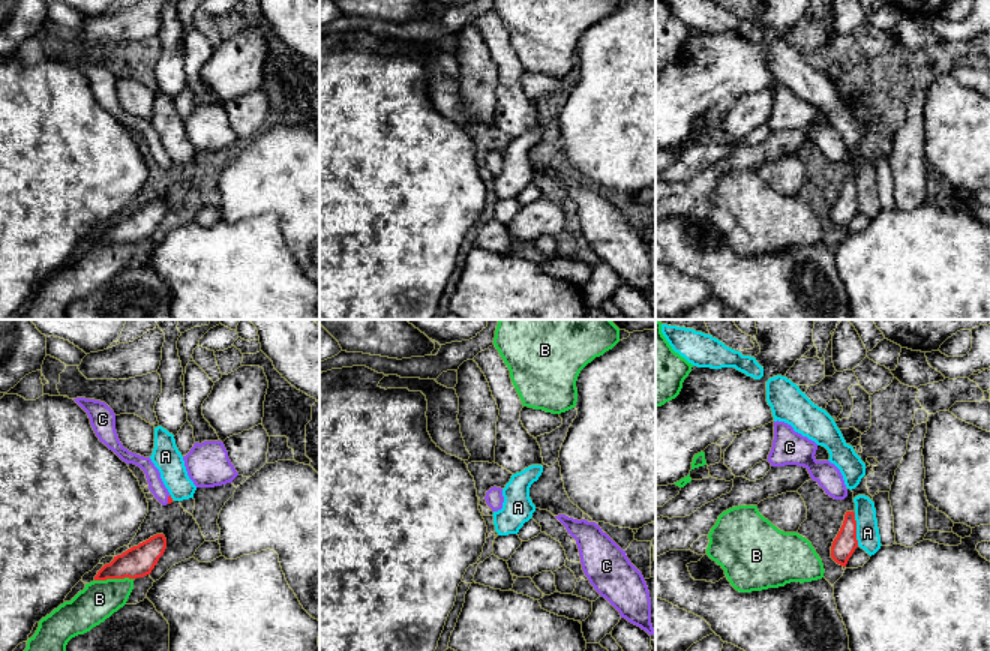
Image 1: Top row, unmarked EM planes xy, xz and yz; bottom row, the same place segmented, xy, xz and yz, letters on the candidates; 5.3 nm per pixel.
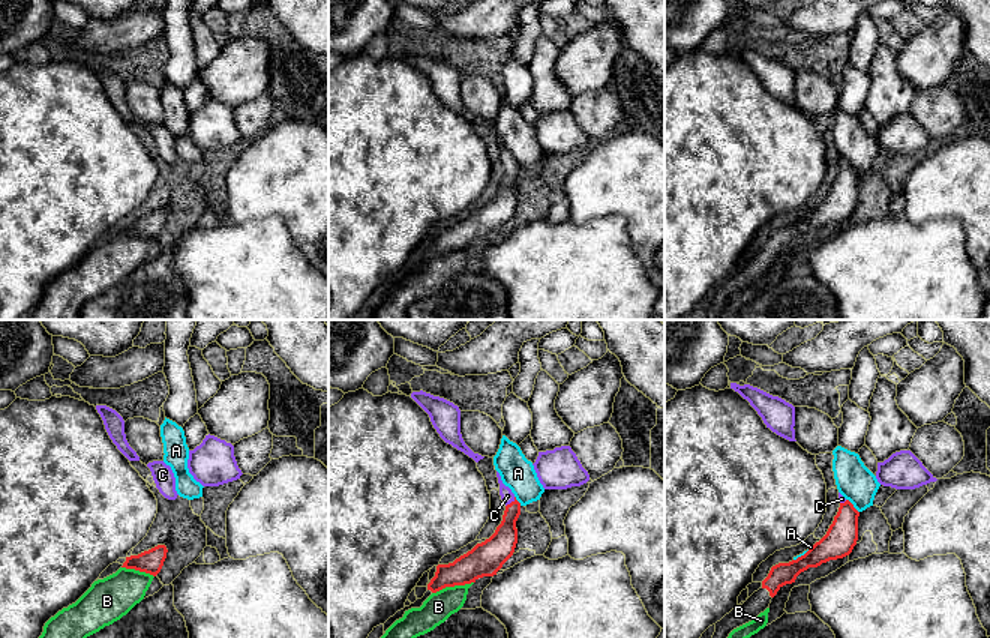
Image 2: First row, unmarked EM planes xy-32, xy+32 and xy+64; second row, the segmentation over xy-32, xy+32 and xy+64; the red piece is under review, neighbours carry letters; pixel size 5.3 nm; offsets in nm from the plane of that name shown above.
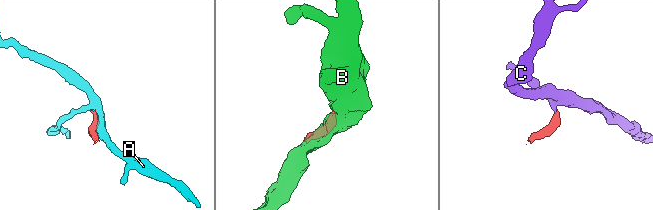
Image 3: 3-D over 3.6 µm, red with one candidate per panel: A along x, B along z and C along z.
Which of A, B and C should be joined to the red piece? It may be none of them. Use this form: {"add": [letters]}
{"add": ["C"]}

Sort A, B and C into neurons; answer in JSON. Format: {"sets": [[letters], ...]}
{"sets": [["A"], ["B"], ["C"]]}

